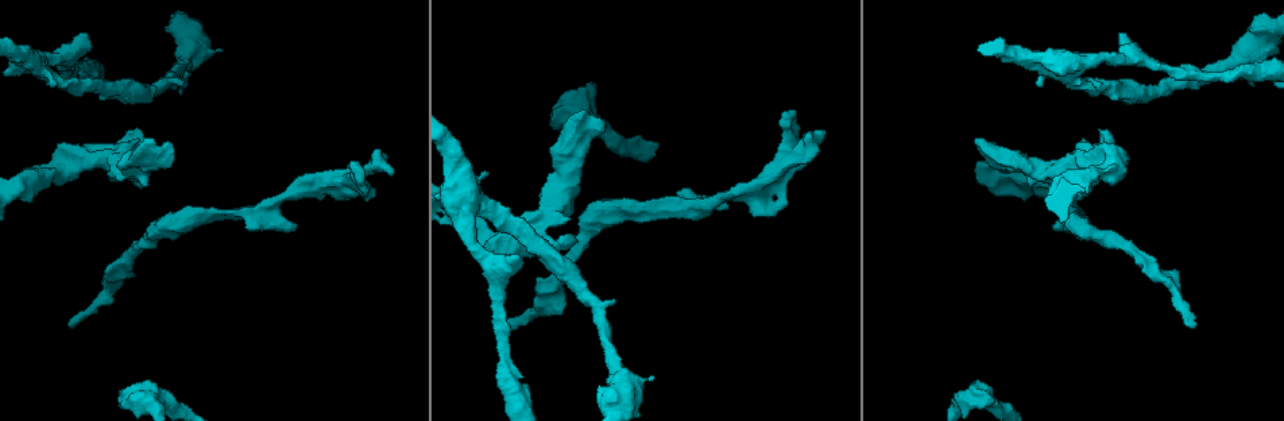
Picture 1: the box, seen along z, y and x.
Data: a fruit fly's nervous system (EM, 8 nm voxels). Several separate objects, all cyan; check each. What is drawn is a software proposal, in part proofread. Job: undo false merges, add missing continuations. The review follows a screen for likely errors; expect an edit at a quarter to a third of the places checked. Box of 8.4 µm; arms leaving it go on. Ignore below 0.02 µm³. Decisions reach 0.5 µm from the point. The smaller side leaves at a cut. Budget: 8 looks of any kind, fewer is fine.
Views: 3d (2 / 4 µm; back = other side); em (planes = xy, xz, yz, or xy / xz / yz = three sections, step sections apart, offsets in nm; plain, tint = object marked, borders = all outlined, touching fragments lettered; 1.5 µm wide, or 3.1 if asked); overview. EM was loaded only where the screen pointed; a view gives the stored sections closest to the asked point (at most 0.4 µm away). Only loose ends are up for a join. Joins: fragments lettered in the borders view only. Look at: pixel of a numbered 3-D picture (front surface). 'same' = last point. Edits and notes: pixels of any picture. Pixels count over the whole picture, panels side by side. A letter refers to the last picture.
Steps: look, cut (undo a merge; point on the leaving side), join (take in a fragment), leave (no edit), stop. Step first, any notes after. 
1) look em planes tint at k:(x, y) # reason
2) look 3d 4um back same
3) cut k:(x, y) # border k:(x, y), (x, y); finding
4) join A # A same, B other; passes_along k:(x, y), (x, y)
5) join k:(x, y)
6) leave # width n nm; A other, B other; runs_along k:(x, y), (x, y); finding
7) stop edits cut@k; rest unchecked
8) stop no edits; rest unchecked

look 3d 4um at 1:(1250, 70)

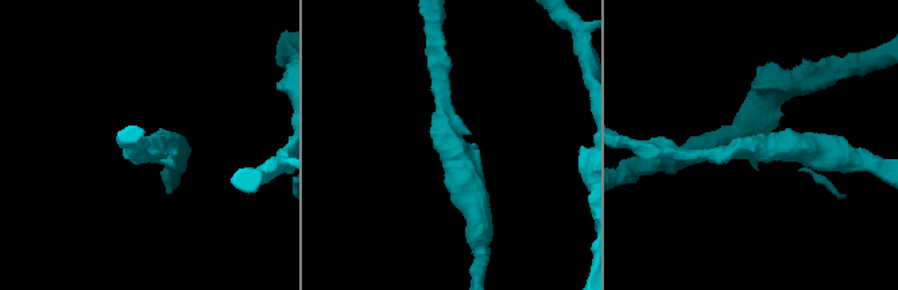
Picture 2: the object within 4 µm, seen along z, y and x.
look em xy step 4 tint at 2:(455, 146) # arm_widths 190, 400 nm; now the EM

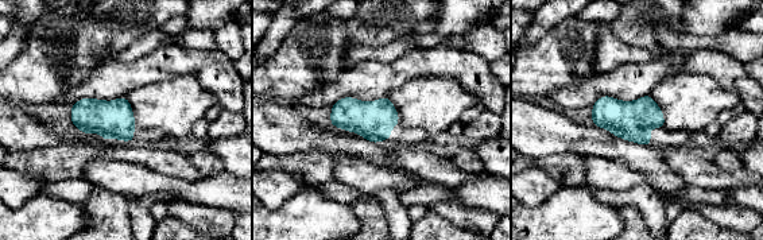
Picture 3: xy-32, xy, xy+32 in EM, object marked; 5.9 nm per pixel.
look em planes borders same

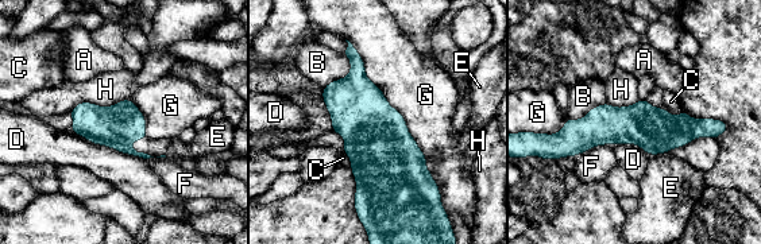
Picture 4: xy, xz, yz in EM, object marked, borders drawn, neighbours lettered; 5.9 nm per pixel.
leave # longest_contact G 1100 nm; A other, B other, C other, D other, E other, F other, G other, H other; continuous, no second neuron

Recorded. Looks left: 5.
look em yz step 4 borders at 1:(169, 142) # free end

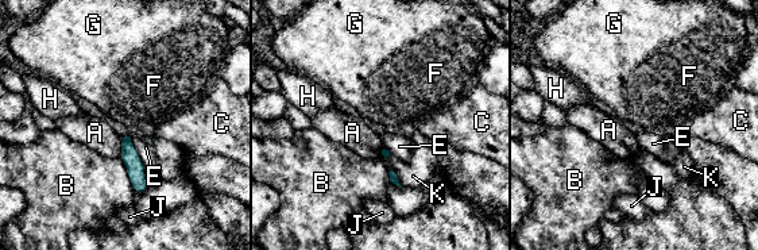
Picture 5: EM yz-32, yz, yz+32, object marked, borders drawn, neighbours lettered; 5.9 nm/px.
look em xy step 8 borders same # cut it another way

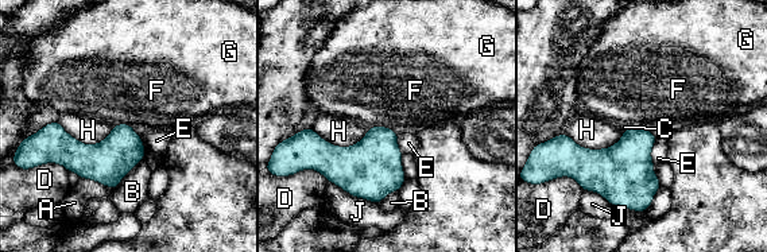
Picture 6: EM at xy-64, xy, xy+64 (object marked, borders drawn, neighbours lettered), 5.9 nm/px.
leave # A other, B other, C other, D other, E other, F other, G other, H other, J other; border 6:(128, 123), (117, 123), (115, 126); no lettered fragment goes on from it

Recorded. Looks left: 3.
look em yz step 4 tint at 1:(991, 397) # stops while still wide

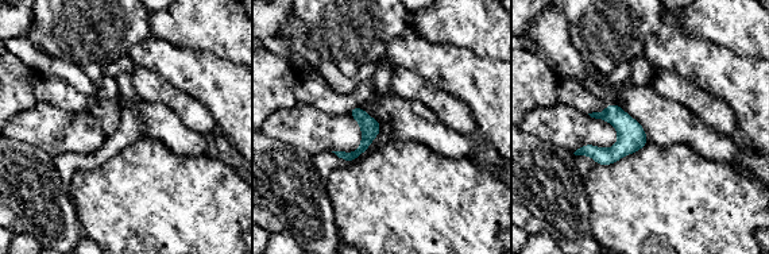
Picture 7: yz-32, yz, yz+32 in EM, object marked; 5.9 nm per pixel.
look em planes borders same # another direction

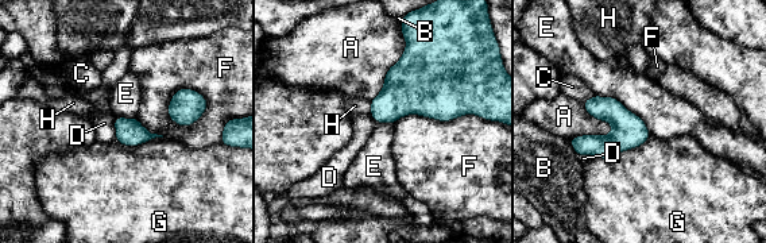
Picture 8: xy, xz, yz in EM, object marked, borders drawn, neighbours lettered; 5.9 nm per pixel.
leave # longest_contact E 400 nm; A other, B other, C other, D other, E other, F other, G other, H other; border 8:(598, 95), (618, 99), (652, 134); no lettered fragment goes on from it

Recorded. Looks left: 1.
stop no edits; rest unchecked

